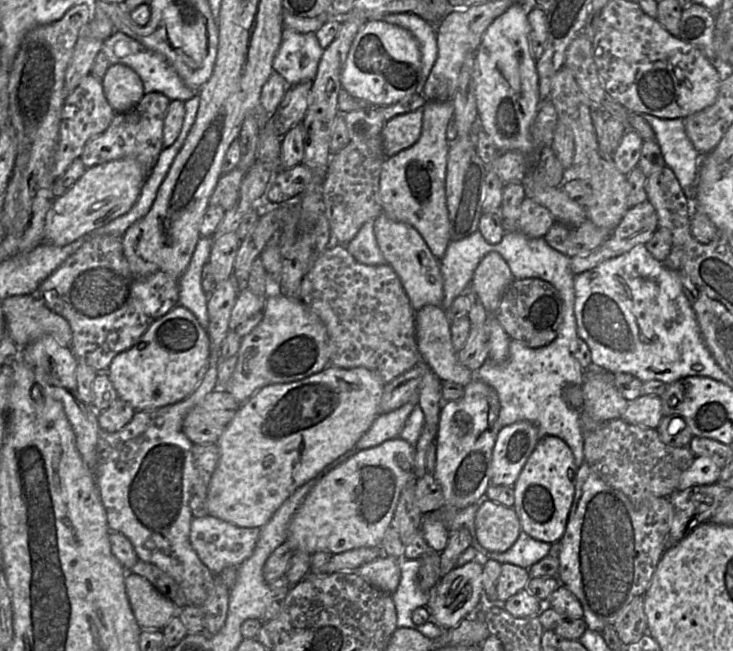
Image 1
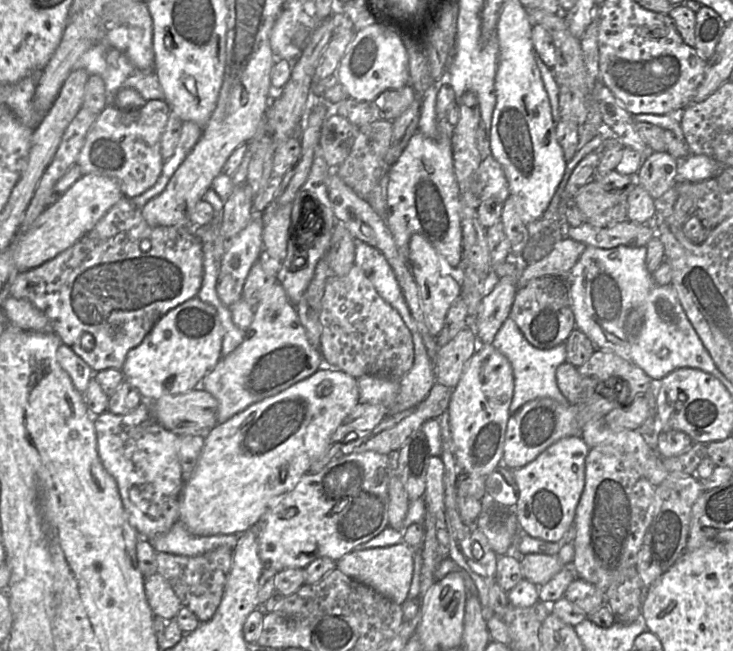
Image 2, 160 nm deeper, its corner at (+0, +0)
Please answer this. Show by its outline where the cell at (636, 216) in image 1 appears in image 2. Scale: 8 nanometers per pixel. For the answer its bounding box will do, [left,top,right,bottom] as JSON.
[517,238,587,289]

